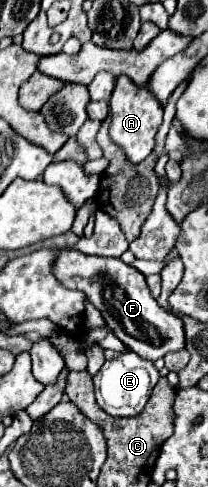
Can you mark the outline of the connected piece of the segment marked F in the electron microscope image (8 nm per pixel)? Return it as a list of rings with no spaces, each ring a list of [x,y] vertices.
[[[61,251],[55,265],[55,277],[69,289],[79,289],[101,311],[107,327],[125,343],[127,351],[137,353],[141,359],[155,361],[169,351],[183,349],[185,333],[183,321],[157,305],[151,297],[145,277],[117,257],[95,257],[77,251]]]

